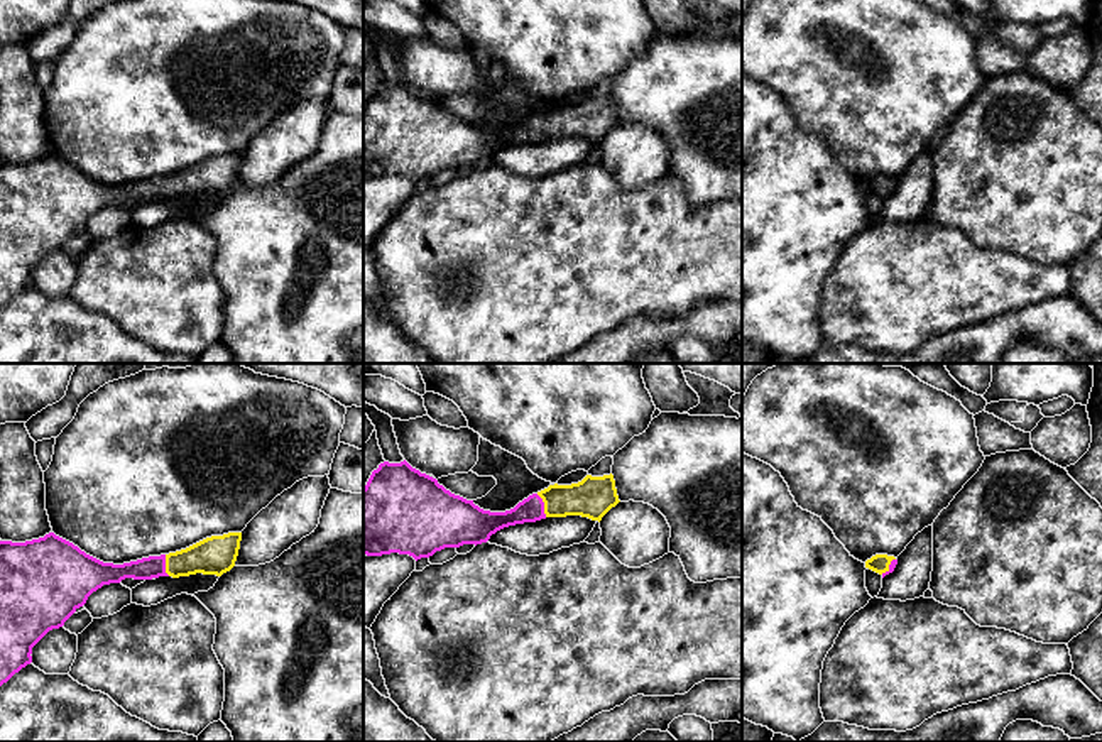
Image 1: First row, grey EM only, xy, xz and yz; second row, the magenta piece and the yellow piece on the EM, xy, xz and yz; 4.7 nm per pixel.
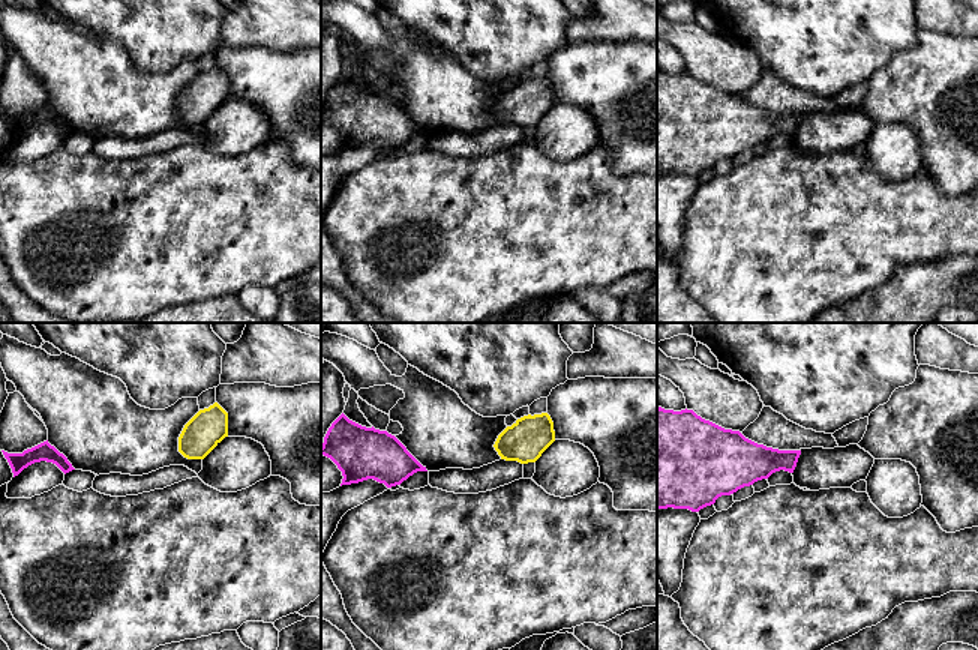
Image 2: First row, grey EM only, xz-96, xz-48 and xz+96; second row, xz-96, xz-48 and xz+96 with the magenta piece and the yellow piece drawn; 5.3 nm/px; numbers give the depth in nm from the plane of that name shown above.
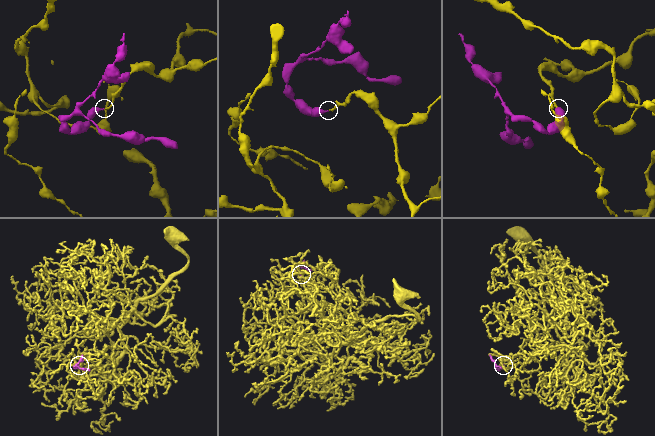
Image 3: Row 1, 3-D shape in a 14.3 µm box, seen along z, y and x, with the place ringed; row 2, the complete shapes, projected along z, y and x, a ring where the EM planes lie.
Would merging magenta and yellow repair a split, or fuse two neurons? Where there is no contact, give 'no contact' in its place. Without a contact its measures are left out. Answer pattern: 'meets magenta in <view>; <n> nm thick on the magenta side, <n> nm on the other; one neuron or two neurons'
meets magenta in xz; 120 nm thick on the magenta side, 200 nm on the other; one neuron

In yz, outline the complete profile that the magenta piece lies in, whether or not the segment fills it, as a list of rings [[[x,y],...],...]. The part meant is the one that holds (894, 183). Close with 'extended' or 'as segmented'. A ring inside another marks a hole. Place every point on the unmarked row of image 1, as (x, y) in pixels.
[[[876,176],[865,183],[865,189],[879,194],[882,199],[894,193],[897,181],[887,176]]] | extended

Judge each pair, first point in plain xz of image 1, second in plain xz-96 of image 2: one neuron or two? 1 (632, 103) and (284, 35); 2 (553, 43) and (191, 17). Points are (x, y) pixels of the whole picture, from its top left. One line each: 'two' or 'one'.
1: two
2: one

